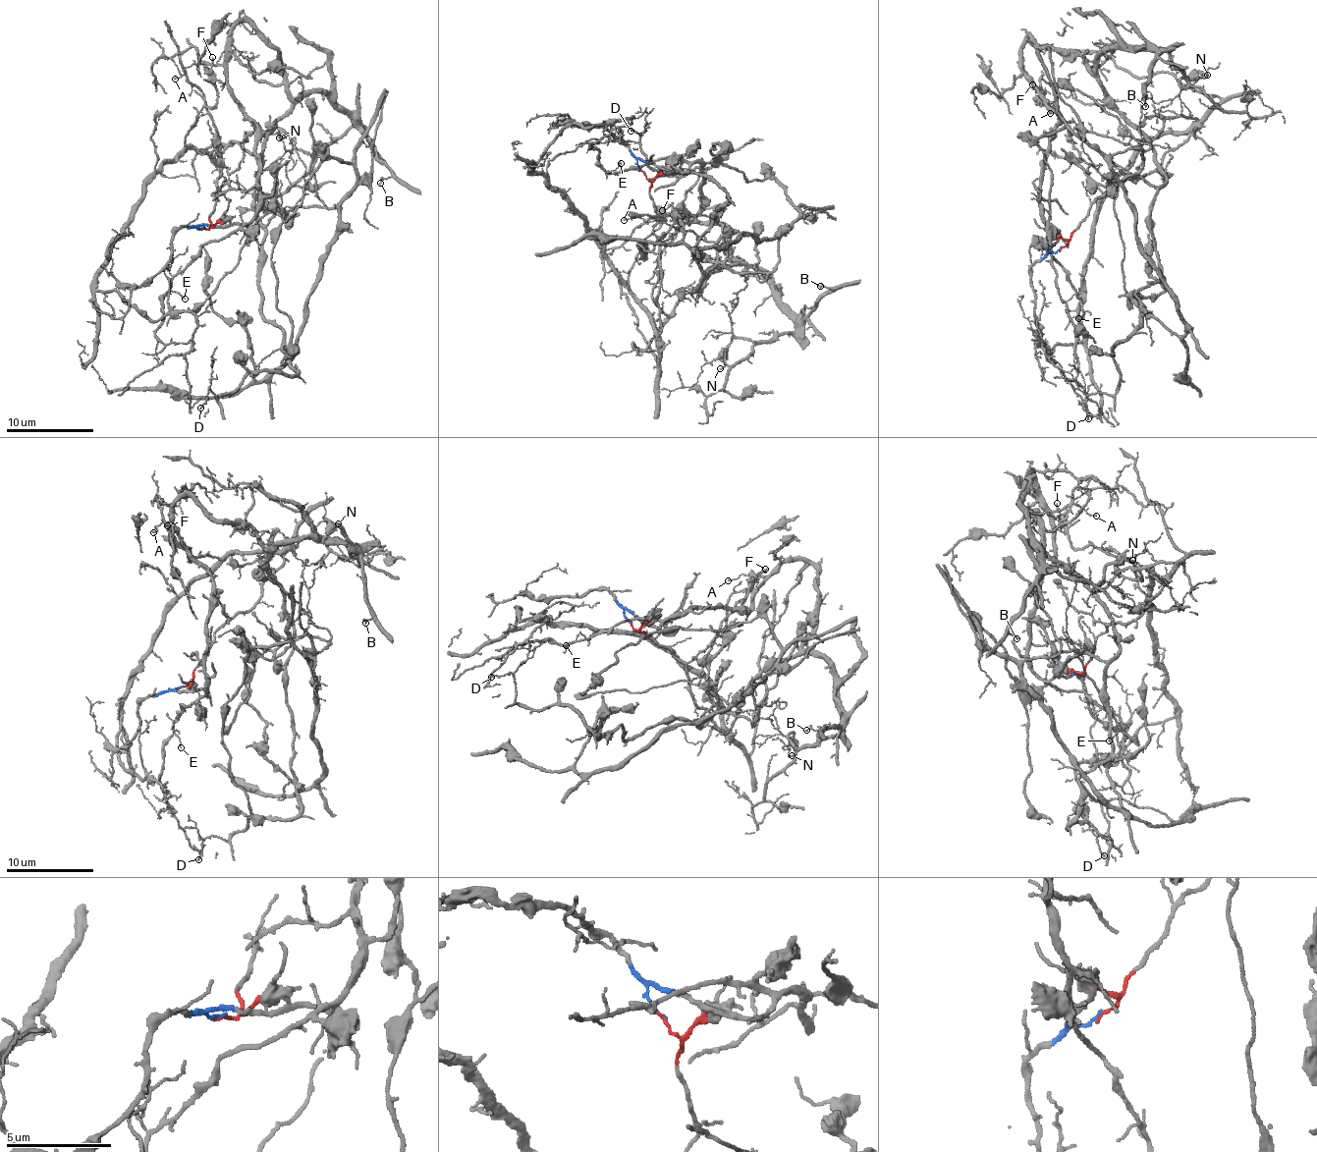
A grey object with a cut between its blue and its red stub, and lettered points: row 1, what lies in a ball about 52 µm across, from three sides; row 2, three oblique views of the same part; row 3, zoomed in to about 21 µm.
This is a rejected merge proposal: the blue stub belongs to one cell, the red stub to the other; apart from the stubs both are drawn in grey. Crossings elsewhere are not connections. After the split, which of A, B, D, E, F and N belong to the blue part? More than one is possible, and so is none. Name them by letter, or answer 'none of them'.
B, D, E, N

